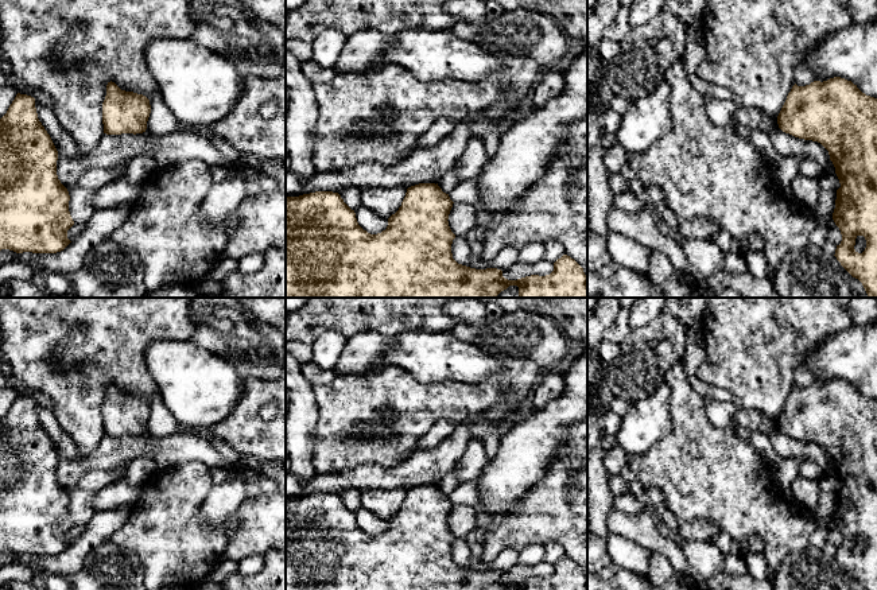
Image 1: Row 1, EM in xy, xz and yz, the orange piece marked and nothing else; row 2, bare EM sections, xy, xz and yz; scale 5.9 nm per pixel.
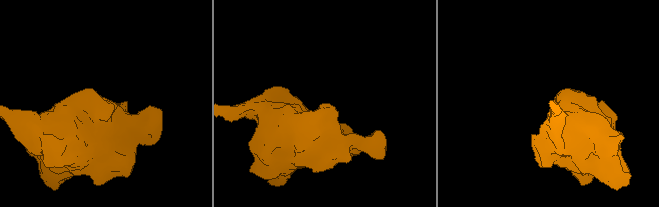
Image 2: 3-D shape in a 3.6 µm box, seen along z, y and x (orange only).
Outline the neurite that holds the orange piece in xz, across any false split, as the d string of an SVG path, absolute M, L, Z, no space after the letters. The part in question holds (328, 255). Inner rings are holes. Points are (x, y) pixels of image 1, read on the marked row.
M419 183L407 189L399 210L388 218L385 230L370 234L364 230L338 193L315 191L286 197L286 298L497 298L509 286L519 287L519 298L587 298L583 268L563 255L550 275L531 275L508 280L497 268L476 269L453 259L455 234L449 226L453 207L449 194L438 183Z

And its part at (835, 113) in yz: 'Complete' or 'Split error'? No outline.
Complete

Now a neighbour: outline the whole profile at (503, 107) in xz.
M512 93L502 94L501 98L494 105L492 105L485 110L485 117L494 119L507 116L512 110L512 102L511 102L512 98L513 98Z

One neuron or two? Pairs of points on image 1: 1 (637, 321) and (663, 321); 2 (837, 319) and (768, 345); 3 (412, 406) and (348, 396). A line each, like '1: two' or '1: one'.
1: two
2: one
3: one

